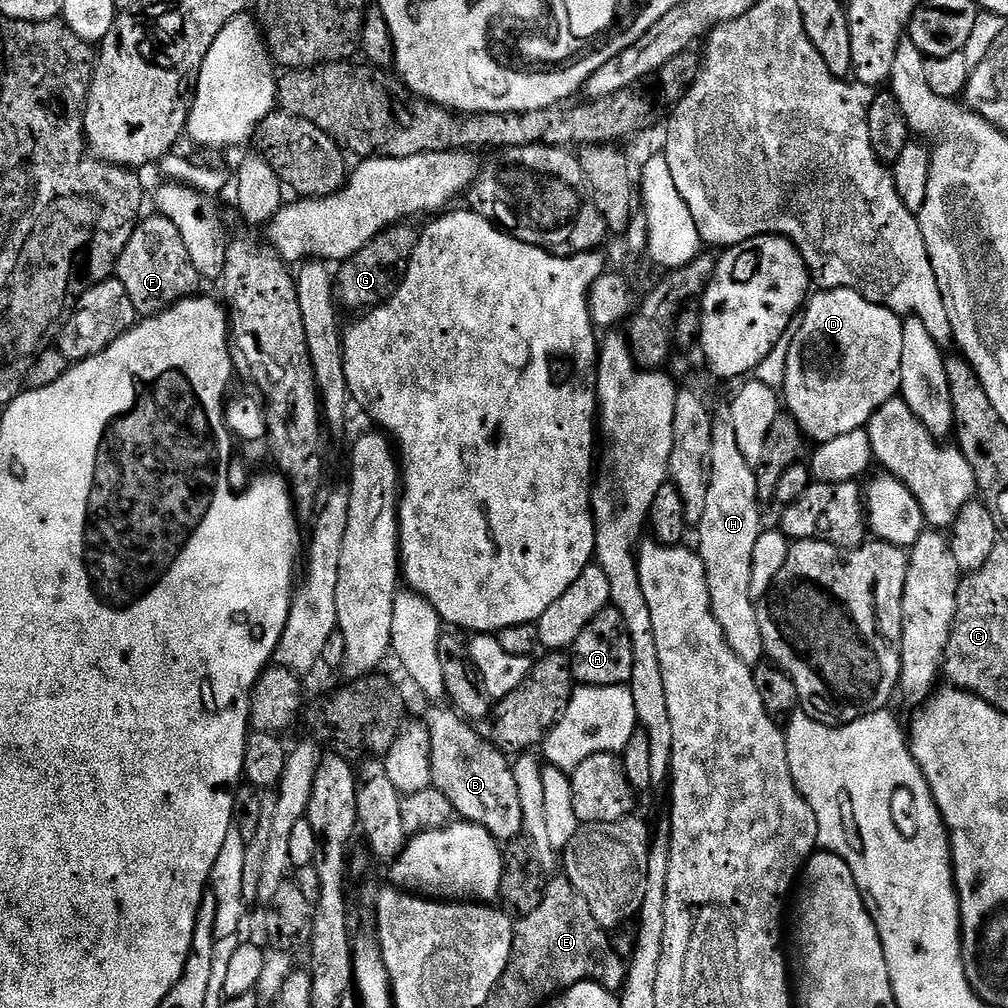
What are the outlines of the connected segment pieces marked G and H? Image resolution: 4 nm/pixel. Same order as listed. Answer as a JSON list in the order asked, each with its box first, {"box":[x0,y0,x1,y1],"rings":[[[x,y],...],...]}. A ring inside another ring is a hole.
[{"box":[334,222,418,314],"rings":[[[401,222],[385,230],[382,235],[375,236],[367,246],[358,250],[349,260],[343,261],[339,265],[340,269],[334,272],[334,297],[337,305],[341,309],[353,308],[356,314],[363,313],[365,310],[371,310],[385,304],[391,296],[396,293],[397,287],[402,279],[402,273],[408,268],[412,261],[412,251],[416,248],[418,239],[417,229],[412,229],[413,225],[408,222]]]},{"box":[698,423,765,666],"rings":[[[717,423],[713,427],[708,466],[710,471],[706,510],[702,510],[698,525],[698,555],[704,563],[706,582],[710,590],[710,606],[718,626],[722,626],[722,634],[730,650],[742,663],[756,666],[765,659],[765,654],[762,632],[758,630],[756,604],[750,598],[750,562],[754,554],[754,542],[758,542],[762,531],[762,501],[756,495],[756,473],[753,465],[748,464],[746,458],[742,458],[731,423]]]}]

